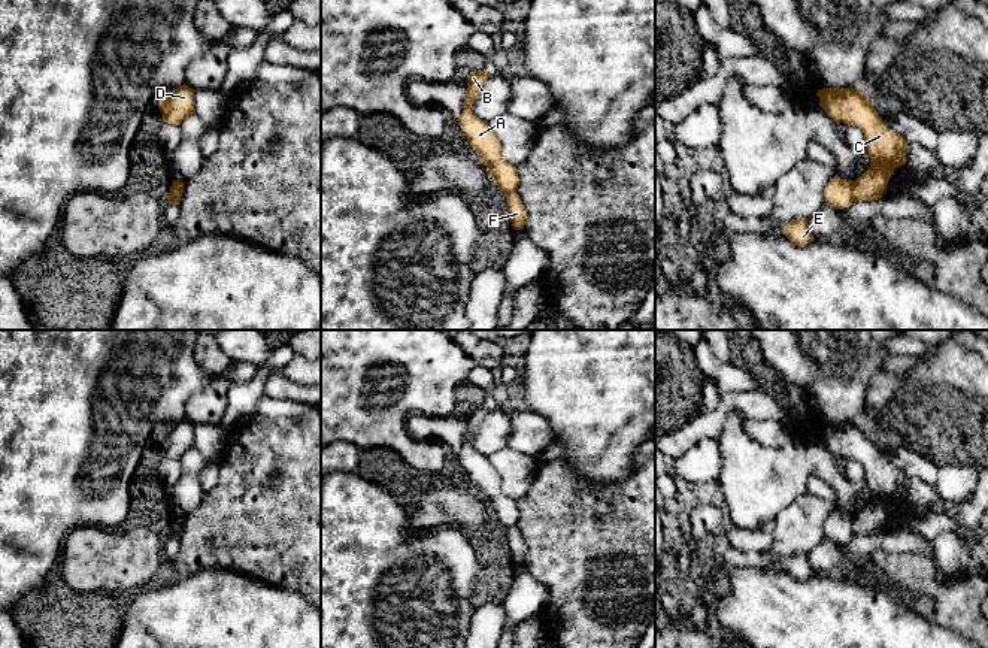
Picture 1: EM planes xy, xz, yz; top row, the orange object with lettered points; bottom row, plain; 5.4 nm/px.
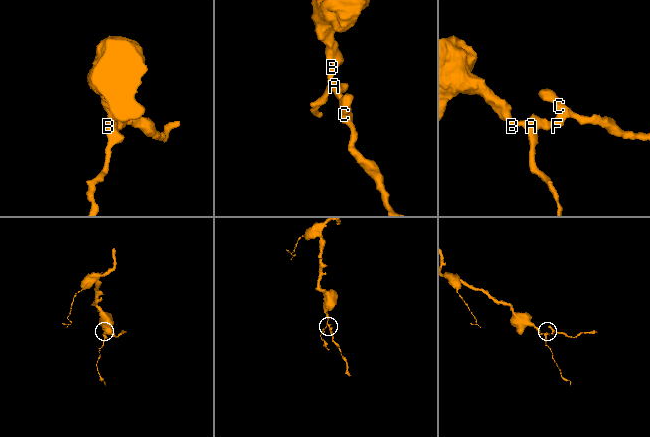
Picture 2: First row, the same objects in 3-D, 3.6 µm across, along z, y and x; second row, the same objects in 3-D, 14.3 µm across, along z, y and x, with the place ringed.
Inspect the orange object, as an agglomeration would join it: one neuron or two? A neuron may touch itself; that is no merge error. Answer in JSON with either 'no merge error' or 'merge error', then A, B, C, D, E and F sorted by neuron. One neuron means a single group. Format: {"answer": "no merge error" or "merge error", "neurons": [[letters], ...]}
{"answer": "merge error", "neurons": [["A", "B", "E"], ["C", "D", "F"]]}

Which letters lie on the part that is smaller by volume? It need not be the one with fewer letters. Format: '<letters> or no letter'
C, D, F

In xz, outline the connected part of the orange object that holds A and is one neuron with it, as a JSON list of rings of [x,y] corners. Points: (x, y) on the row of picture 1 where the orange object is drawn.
[[[487,69],[467,75],[467,94],[458,125],[478,158],[488,167],[494,184],[504,193],[516,193],[519,176],[516,167],[501,157],[501,143],[487,121],[476,118],[472,105],[490,78]]]

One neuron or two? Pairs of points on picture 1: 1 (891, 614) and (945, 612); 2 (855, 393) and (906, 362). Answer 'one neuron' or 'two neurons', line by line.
1: two neurons
2: two neurons

